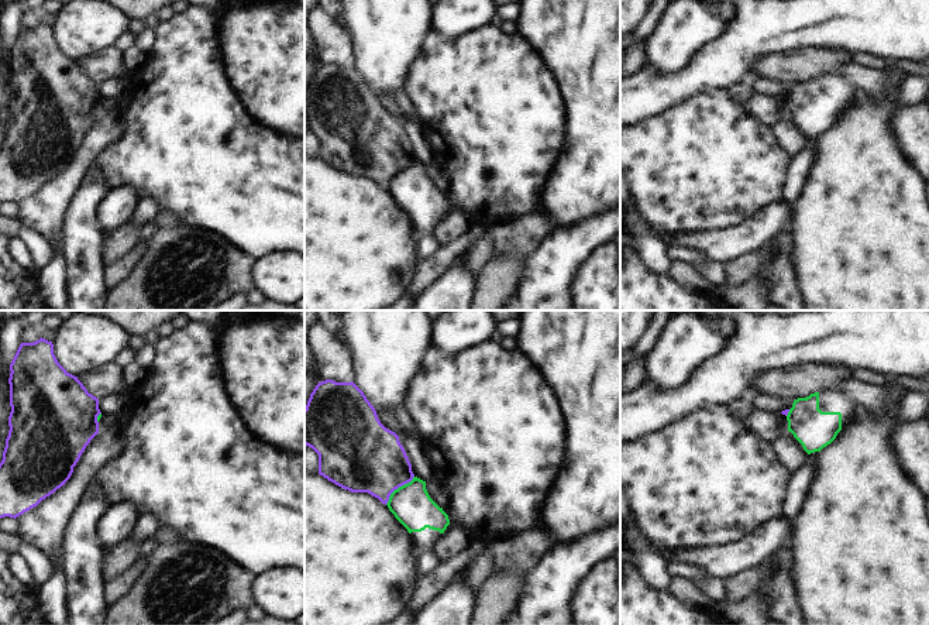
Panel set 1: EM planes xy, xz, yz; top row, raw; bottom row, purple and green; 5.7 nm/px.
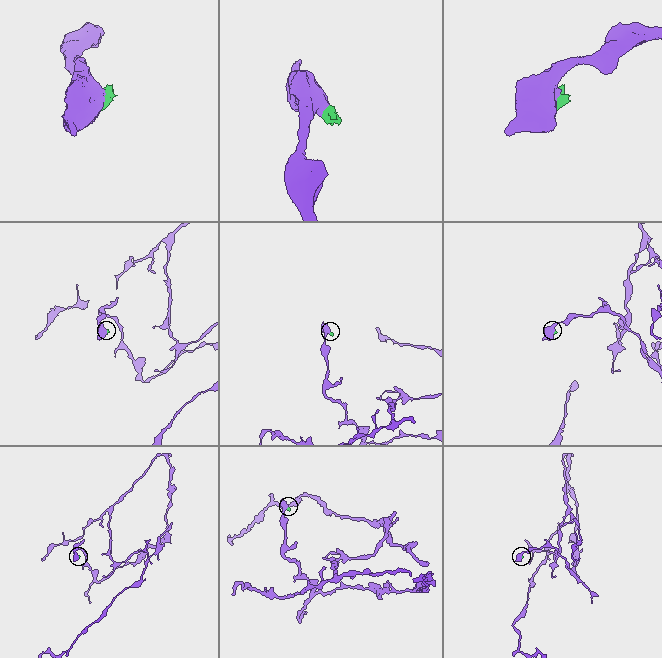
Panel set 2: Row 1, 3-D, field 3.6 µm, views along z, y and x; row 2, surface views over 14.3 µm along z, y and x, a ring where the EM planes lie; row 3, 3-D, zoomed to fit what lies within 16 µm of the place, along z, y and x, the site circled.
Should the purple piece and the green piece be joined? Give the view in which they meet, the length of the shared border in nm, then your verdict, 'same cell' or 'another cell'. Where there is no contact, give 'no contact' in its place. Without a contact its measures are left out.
meets purple in xz; contact 240 nm long; another cell

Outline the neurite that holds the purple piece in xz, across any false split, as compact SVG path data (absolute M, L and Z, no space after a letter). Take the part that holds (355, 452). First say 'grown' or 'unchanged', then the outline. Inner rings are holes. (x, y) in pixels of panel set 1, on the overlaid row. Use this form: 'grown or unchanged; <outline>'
unchanged; M321 381L304 408L304 444L319 454L319 474L351 492L368 492L382 504L414 477L399 436L378 419L364 392L351 382Z

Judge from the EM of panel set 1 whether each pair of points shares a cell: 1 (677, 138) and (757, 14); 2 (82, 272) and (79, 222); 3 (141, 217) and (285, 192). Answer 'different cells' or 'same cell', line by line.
1: different cells
2: same cell
3: different cells

